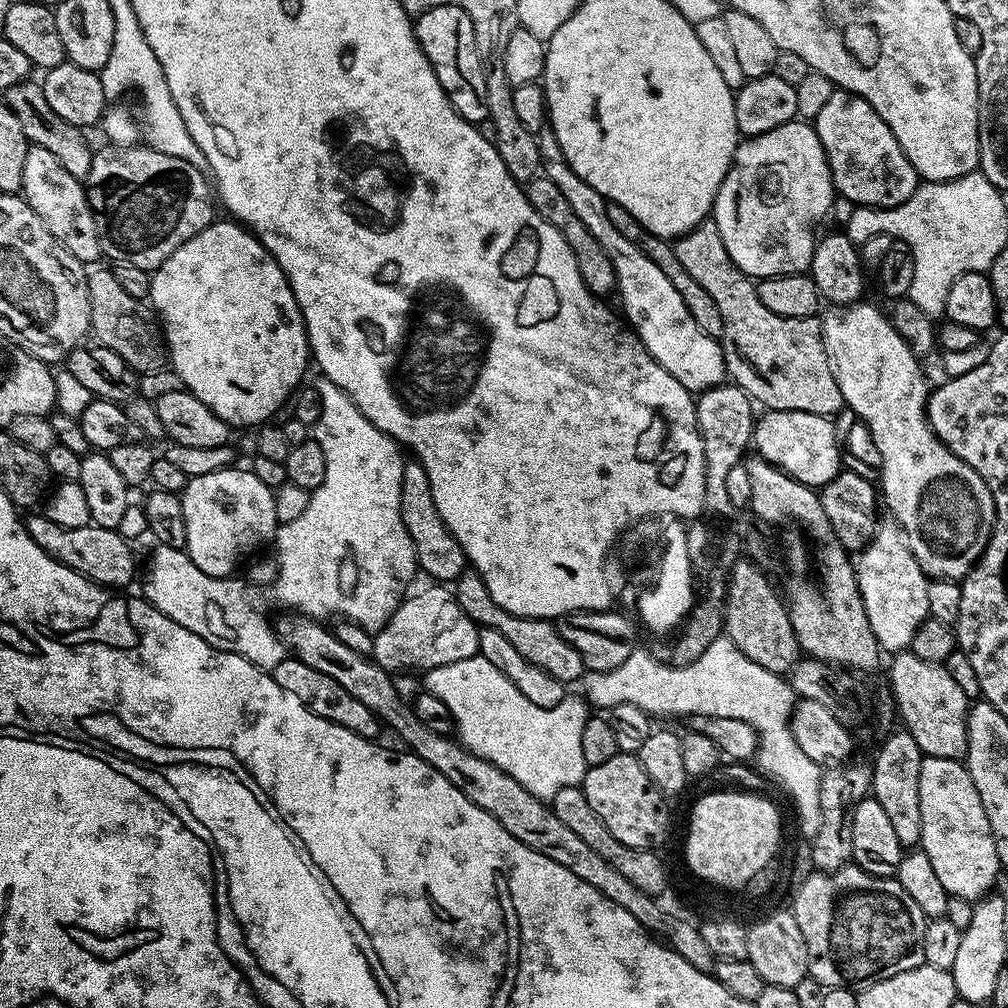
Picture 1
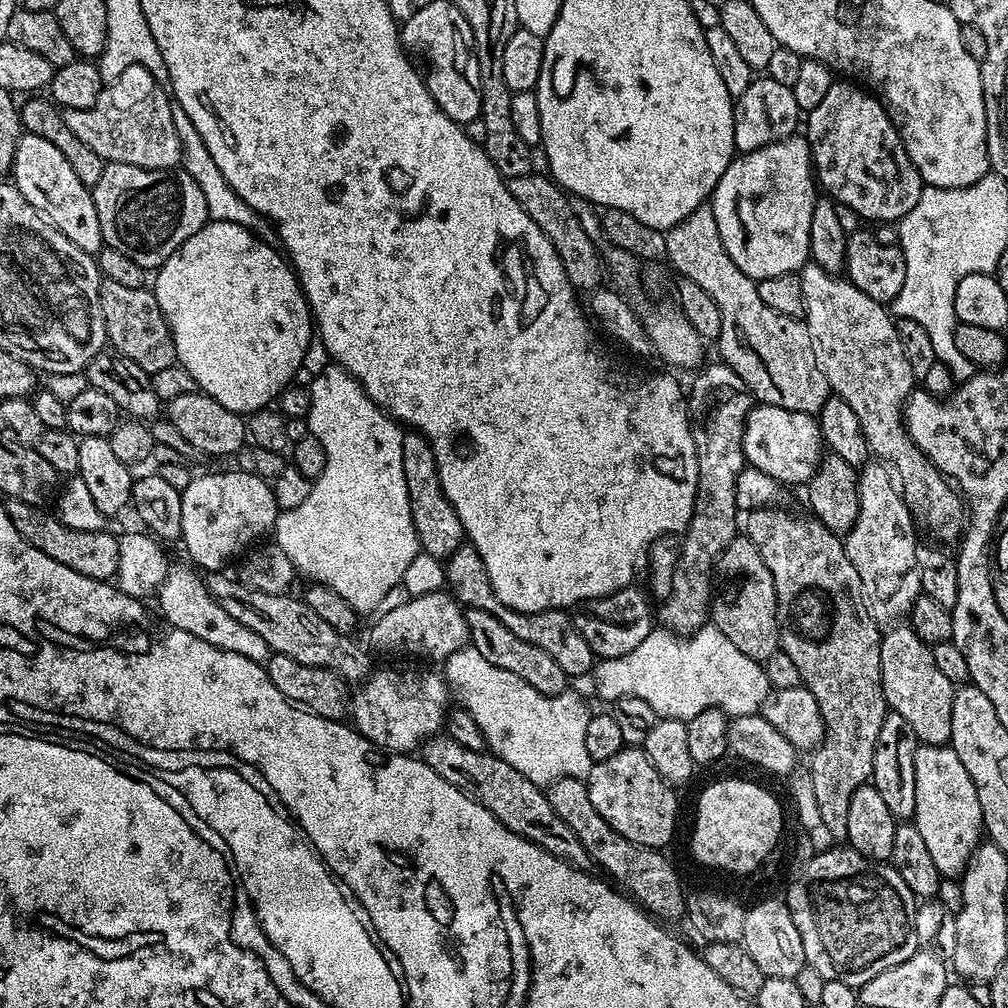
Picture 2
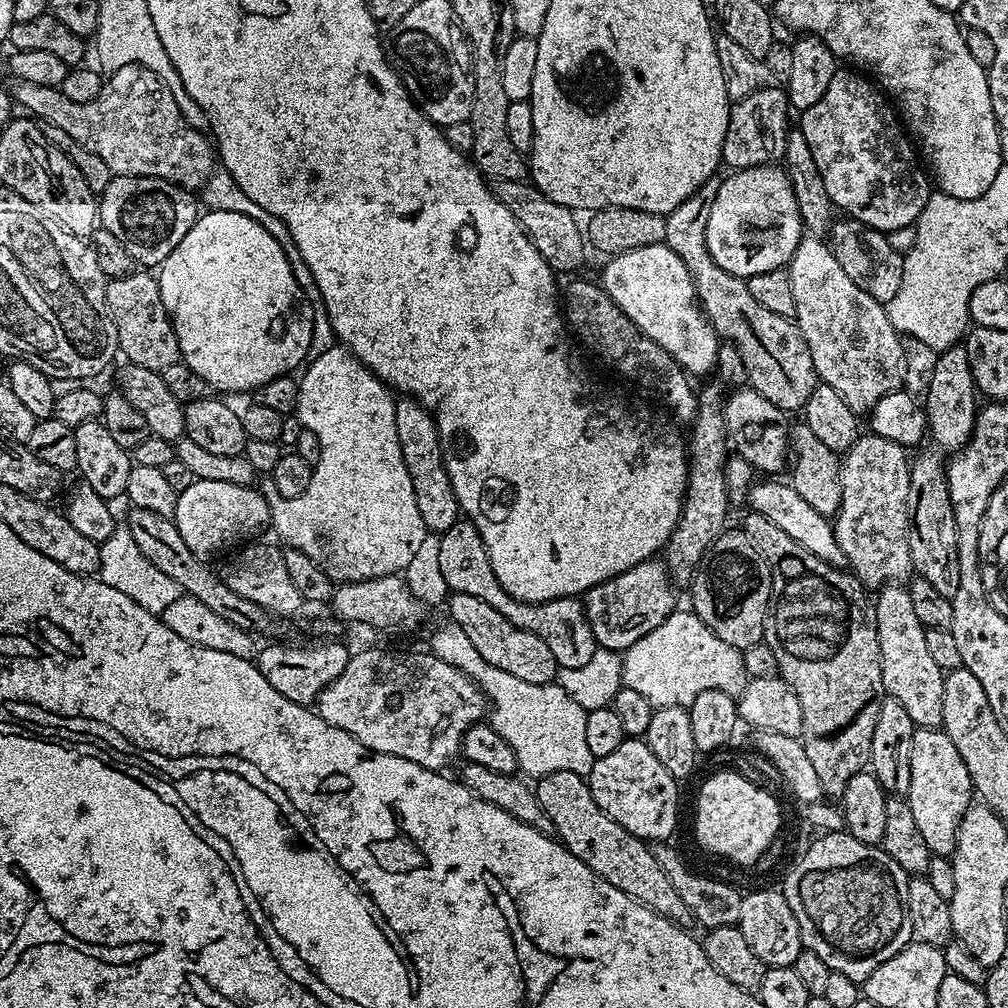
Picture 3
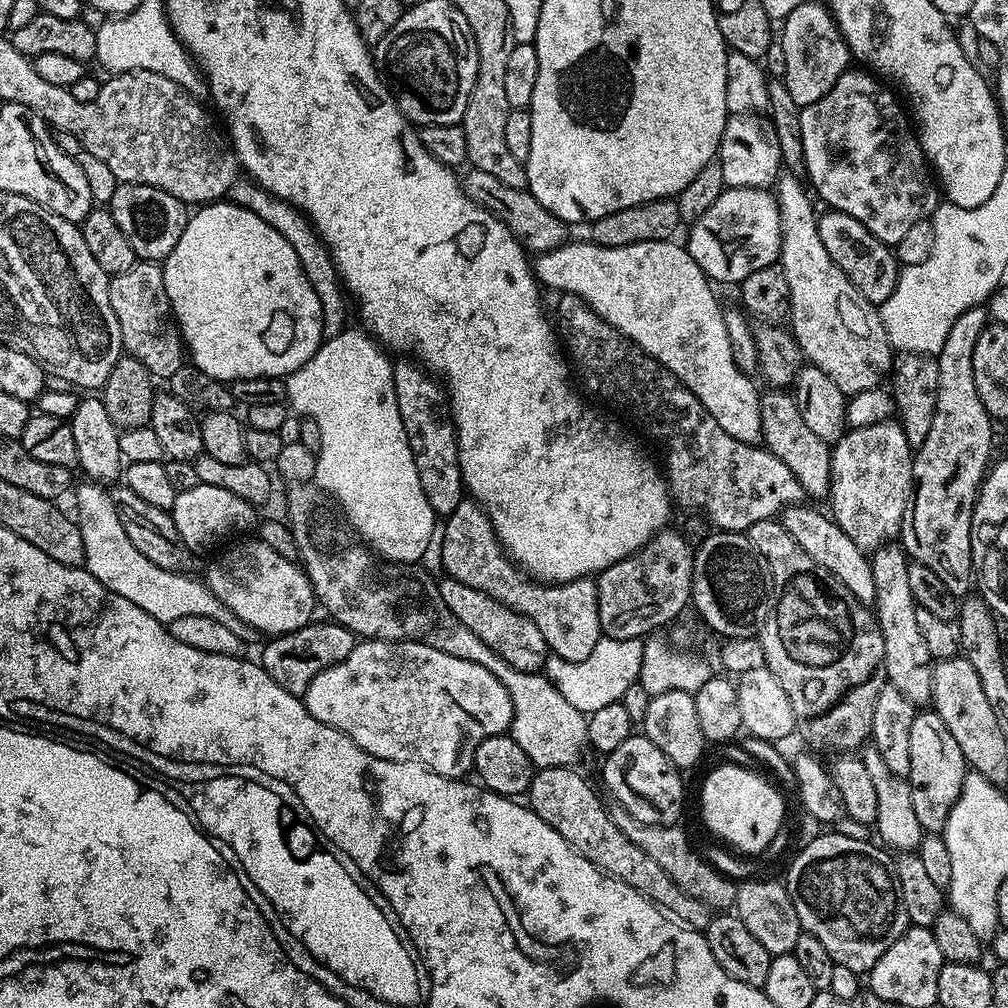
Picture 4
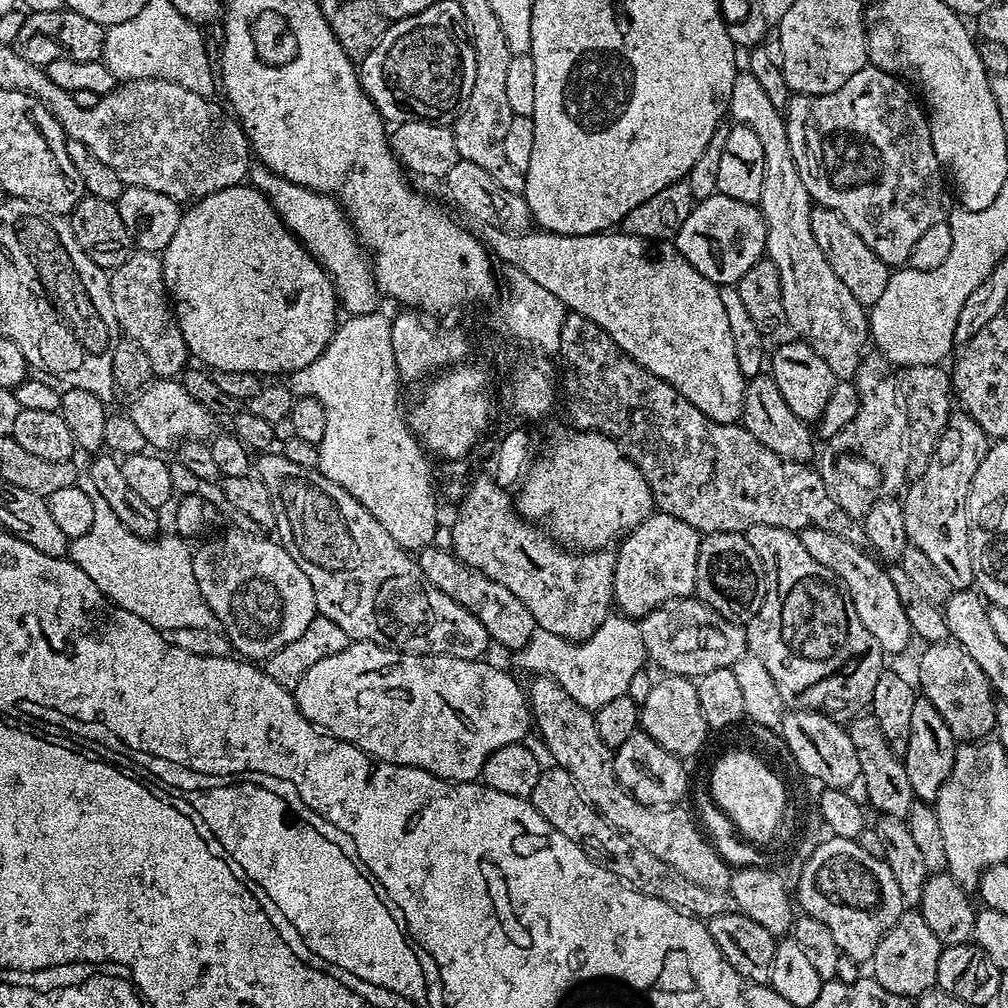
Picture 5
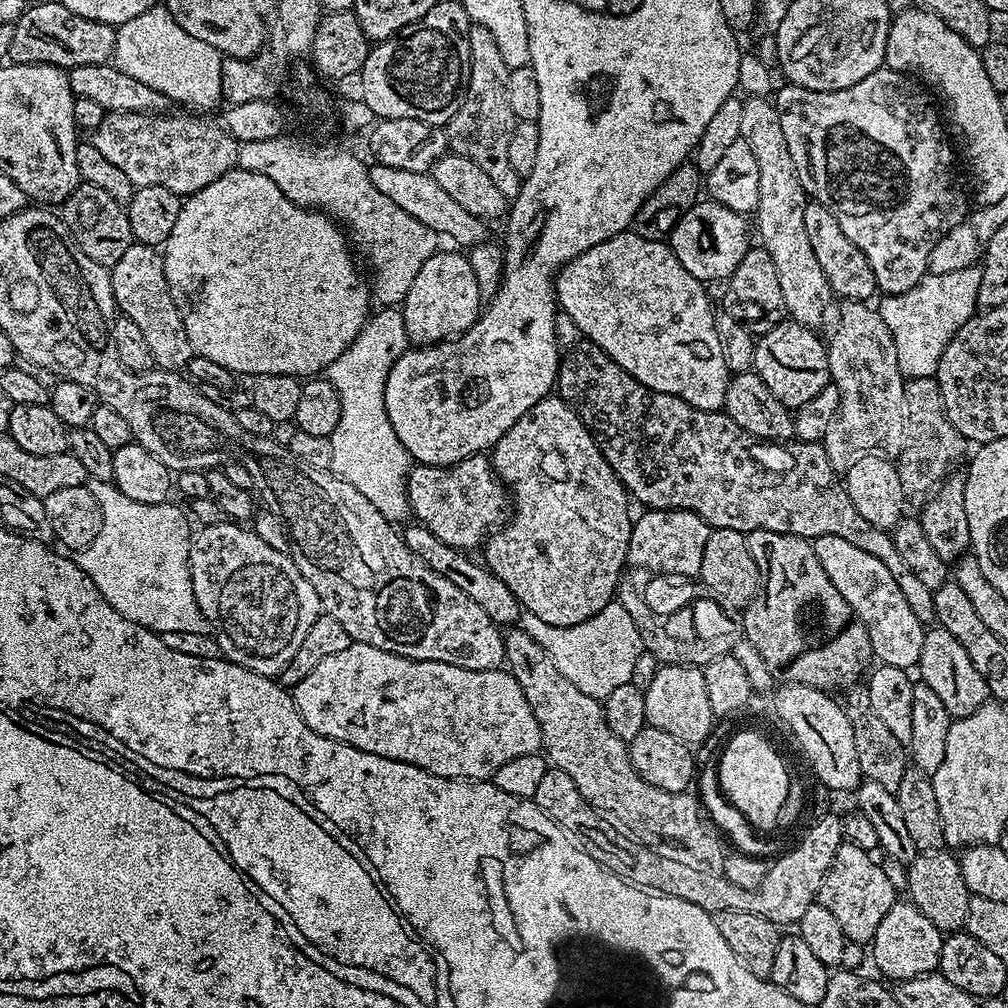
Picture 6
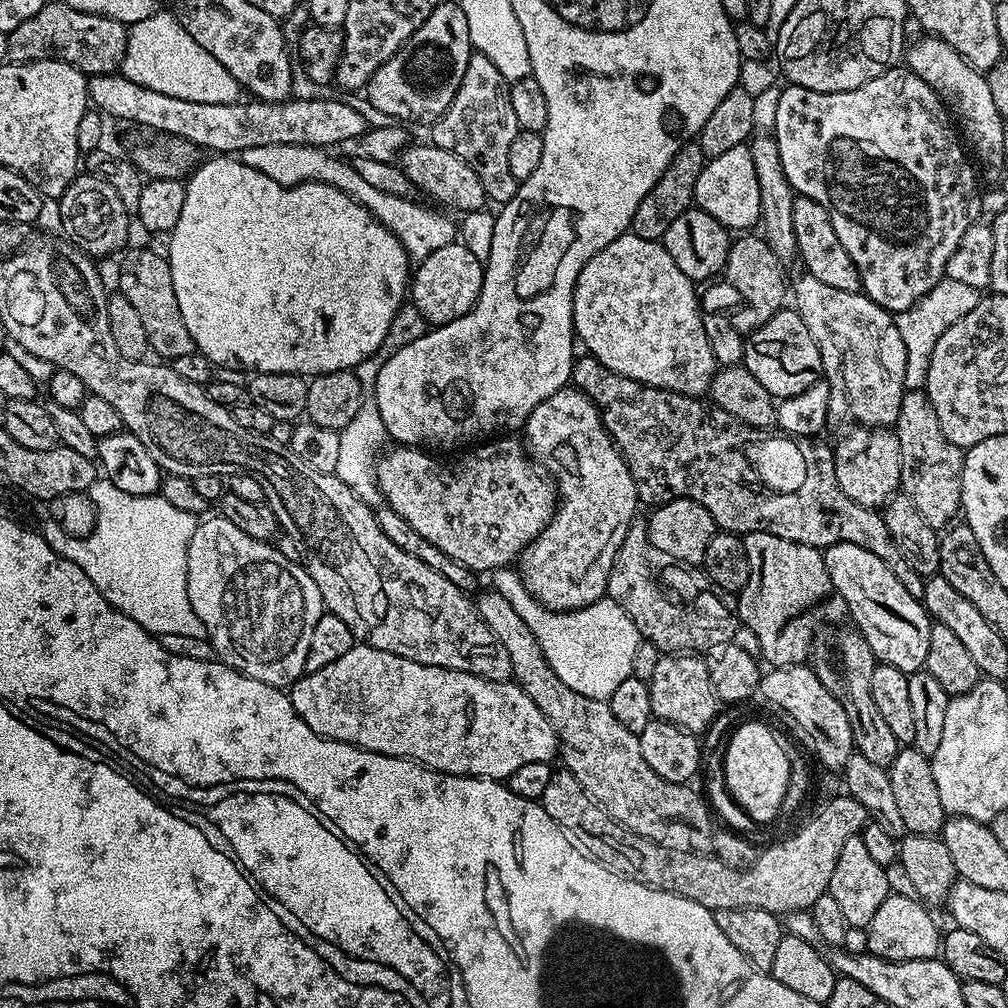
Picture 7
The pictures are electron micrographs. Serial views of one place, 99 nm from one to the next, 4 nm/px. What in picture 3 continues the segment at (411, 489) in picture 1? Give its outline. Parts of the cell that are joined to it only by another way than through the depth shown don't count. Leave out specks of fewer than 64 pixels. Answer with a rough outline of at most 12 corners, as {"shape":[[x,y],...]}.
{"shape":[[396,400],[398,446],[418,514],[439,534],[462,513],[436,419]]}

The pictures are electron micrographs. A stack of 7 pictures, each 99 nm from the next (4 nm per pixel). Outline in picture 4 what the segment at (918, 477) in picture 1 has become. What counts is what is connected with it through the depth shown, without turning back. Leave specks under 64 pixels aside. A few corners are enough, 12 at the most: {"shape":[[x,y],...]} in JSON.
{"shape":[[801,177],[774,195],[803,359],[845,394],[894,349],[877,305],[834,266]]}

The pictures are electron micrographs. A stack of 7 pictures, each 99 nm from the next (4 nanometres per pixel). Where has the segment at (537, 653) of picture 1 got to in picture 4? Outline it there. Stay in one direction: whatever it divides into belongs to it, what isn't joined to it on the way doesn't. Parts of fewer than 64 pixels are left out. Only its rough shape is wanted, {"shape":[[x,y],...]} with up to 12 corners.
{"shape":[[471,498],[444,520],[445,577],[526,614],[582,662],[602,633],[595,579],[549,584],[505,552]]}

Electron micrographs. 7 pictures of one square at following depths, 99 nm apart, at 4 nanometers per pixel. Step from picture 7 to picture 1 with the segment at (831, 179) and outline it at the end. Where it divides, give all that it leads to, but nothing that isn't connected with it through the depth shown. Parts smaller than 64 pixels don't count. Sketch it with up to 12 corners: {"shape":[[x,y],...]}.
{"shape":[[853,92],[814,127],[832,184],[856,206],[893,208],[918,177],[898,138]]}

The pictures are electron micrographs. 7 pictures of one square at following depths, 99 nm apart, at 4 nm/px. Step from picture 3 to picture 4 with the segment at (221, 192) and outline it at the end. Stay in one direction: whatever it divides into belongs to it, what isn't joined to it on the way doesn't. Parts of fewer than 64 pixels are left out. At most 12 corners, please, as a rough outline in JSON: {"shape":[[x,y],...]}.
{"shape":[[248,178],[231,203],[274,226],[322,304],[324,339],[348,324],[339,272],[308,218]]}

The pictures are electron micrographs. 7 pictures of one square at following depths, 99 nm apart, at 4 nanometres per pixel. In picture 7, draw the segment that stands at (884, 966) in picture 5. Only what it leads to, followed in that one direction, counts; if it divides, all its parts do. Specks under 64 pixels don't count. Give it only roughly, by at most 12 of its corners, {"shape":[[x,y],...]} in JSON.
{"shape":[[889,894],[868,923],[868,951],[935,960],[942,928],[915,895]]}

